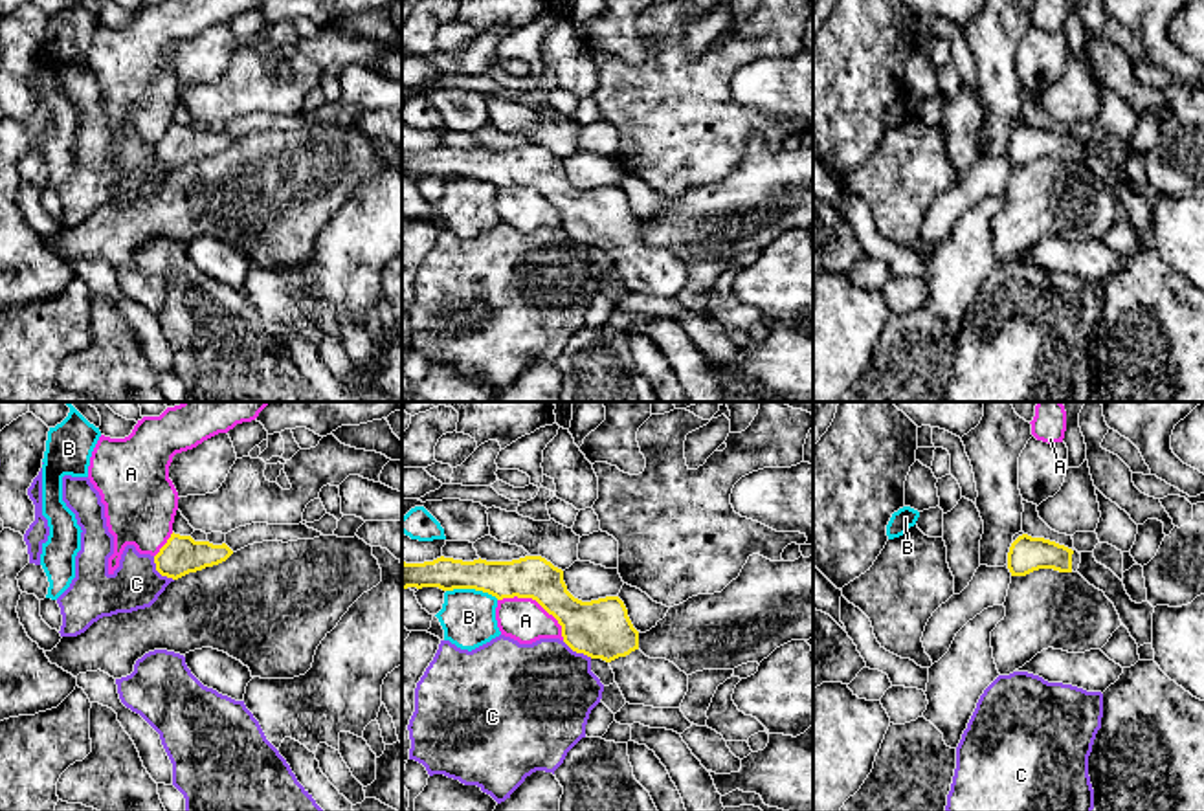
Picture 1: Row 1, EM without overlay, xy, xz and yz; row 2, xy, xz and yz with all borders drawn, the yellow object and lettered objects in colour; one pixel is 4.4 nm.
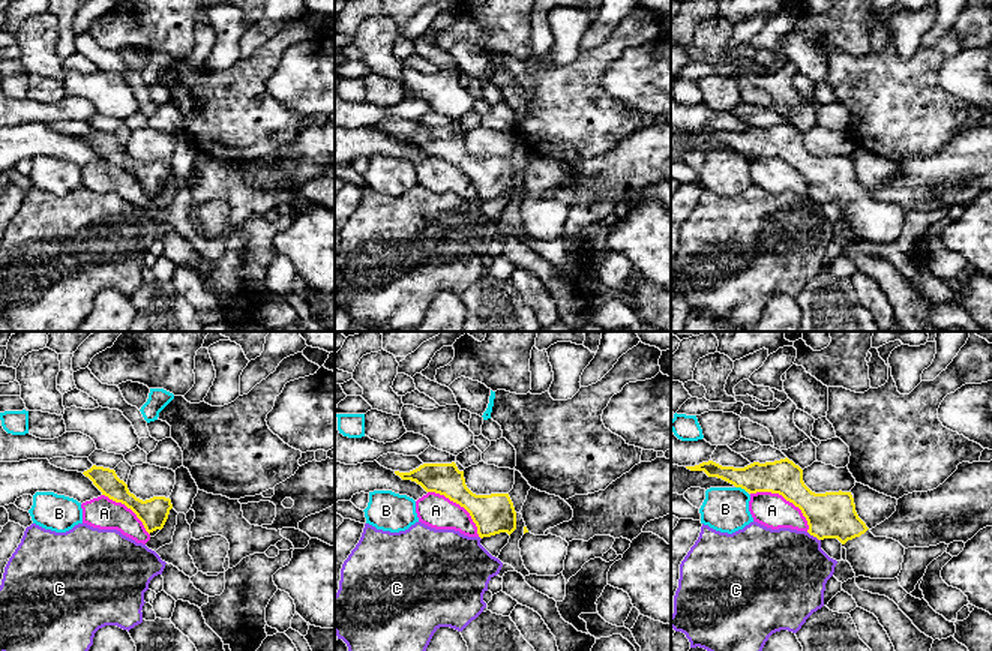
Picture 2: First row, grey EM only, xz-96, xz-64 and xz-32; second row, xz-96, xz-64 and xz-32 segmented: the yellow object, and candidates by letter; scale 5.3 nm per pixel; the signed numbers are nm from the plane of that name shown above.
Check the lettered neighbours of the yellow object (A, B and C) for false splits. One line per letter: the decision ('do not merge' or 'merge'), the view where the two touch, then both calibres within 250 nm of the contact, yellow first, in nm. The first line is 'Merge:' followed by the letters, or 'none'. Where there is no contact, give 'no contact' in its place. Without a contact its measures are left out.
Merge: none
A: do not merge; contact in xz; calibres 220 and 190 nm
B: do not merge; contact in xz; calibres 180 and 240 nm
C: do not merge; contact in xy; calibres 170 and 220 nm

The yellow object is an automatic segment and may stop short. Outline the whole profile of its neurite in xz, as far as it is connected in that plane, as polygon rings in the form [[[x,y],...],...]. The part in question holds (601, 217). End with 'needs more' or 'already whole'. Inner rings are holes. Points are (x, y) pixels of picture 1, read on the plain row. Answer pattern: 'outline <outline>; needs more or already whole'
outline [[[541,145],[512,150],[463,150],[437,147],[402,150],[402,178],[475,178],[503,187],[532,187],[562,215],[563,231],[576,242],[606,250],[626,292],[679,297],[688,281],[688,264],[666,248],[650,248],[639,239],[639,220],[619,185],[591,191],[574,187],[563,160]]]; needs more

